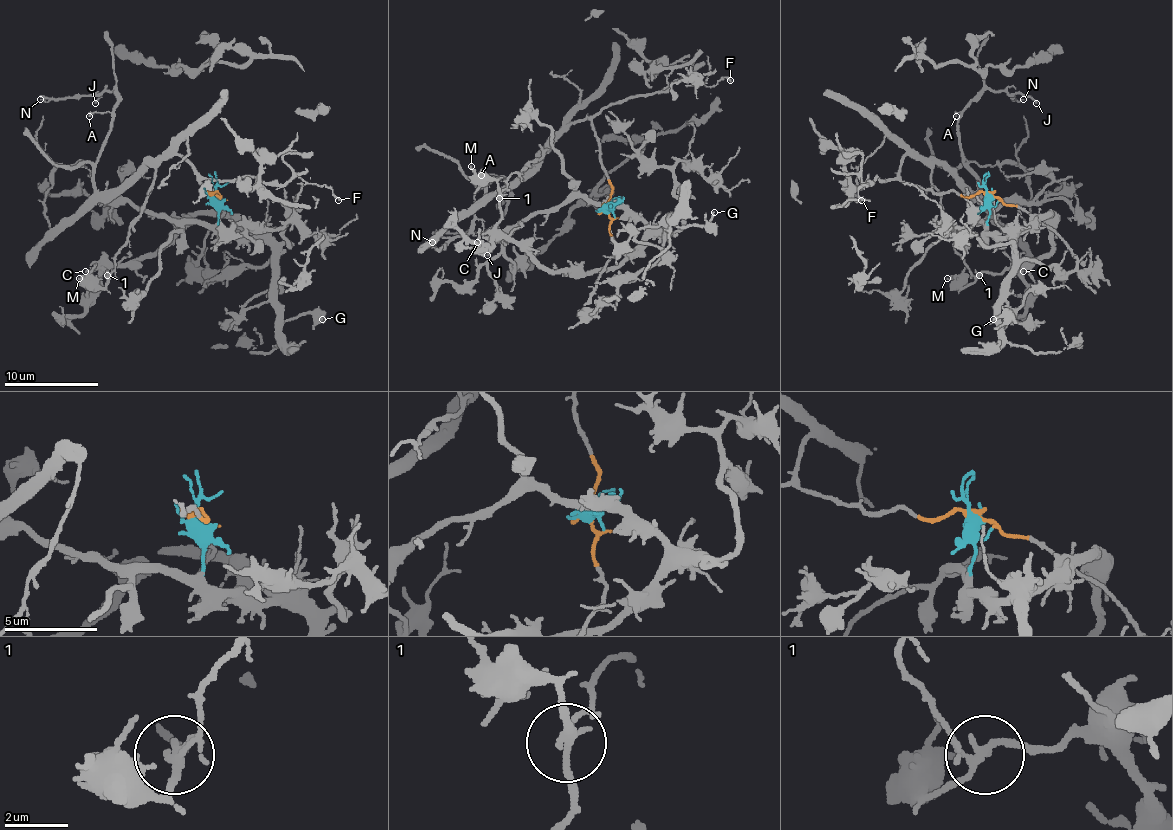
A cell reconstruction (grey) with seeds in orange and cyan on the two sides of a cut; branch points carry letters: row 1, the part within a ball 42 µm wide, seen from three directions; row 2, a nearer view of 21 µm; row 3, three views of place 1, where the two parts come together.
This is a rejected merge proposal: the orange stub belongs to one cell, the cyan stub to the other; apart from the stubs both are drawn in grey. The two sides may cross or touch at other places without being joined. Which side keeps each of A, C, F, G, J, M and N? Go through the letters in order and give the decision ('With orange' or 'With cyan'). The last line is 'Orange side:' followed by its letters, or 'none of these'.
A: With orange
C: With cyan
F: With orange
G: With cyan
J: With orange
M: With cyan
N: With orange
Orange side: A, F, J, N

